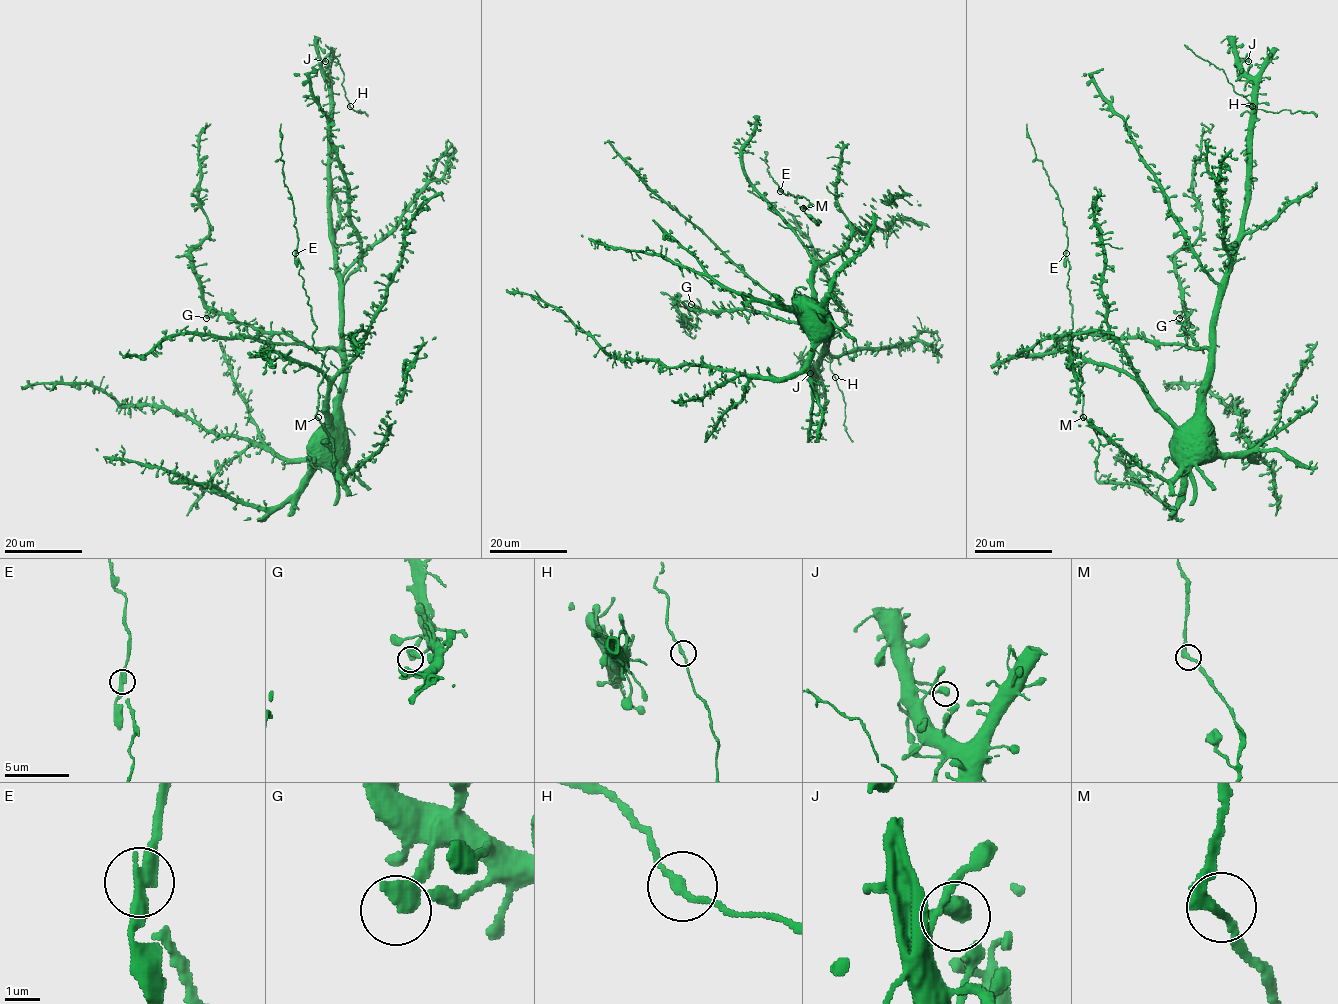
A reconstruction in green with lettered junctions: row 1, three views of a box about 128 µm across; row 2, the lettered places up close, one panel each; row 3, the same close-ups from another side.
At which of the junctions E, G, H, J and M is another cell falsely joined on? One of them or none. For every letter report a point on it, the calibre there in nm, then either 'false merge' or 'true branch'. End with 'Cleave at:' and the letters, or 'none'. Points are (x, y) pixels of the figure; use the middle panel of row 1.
E: place (780, 191); calibre 360 nm; false merge
G: place (691, 304); calibre 320 nm; true branch
H: place (835, 377); calibre 220 nm; true branch
J: place (810, 373); calibre 360 nm; true branch
M: place (803, 208); calibre 320 nm; true branch
Cleave at: E

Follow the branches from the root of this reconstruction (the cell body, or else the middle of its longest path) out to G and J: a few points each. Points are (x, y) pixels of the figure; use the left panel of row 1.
G: (332, 430), (328, 424), (343, 374), (337, 352), (305, 347), (283, 333), (256, 330), (225, 315), (206, 318)
J: (332, 430), (328, 424), (335, 414), (343, 369), (339, 275), (329, 233), (329, 81), (322, 67), (325, 61)

